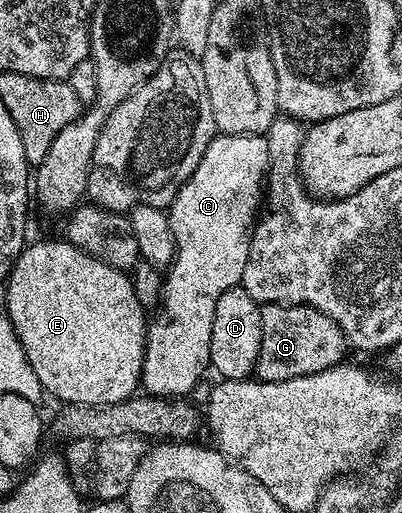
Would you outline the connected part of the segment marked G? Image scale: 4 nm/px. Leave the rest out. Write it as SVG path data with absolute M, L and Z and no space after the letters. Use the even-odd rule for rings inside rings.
M264 303L261 313L261 353L257 353L255 370L256 380L276 383L293 377L305 377L321 373L344 362L343 350L349 344L343 338L343 330L325 313L315 307L302 305L284 305L281 303Z

